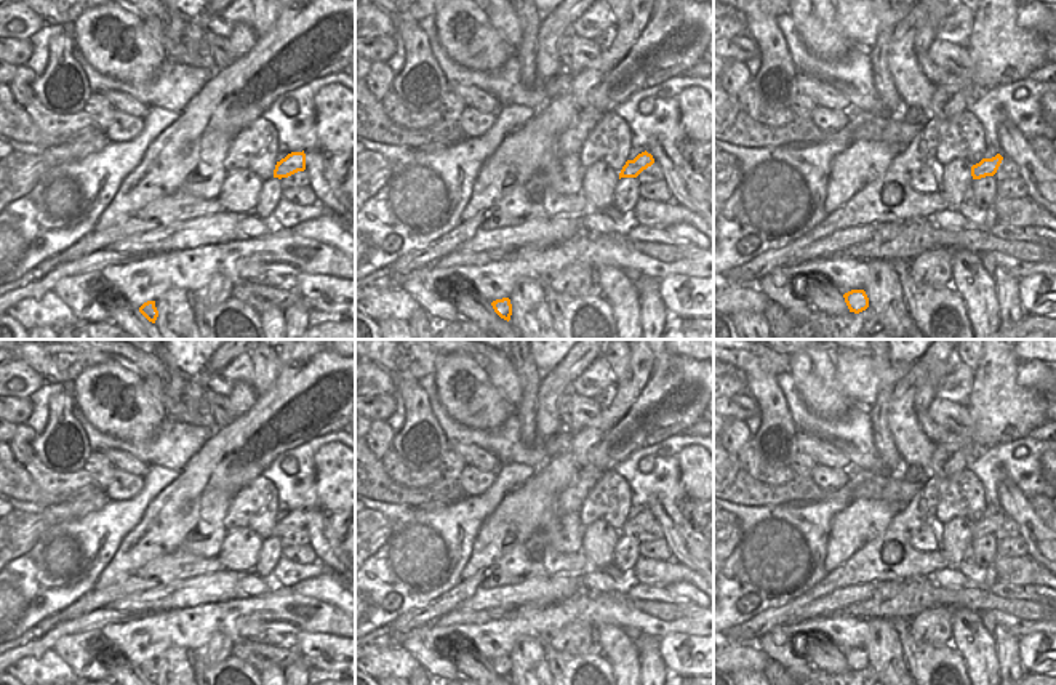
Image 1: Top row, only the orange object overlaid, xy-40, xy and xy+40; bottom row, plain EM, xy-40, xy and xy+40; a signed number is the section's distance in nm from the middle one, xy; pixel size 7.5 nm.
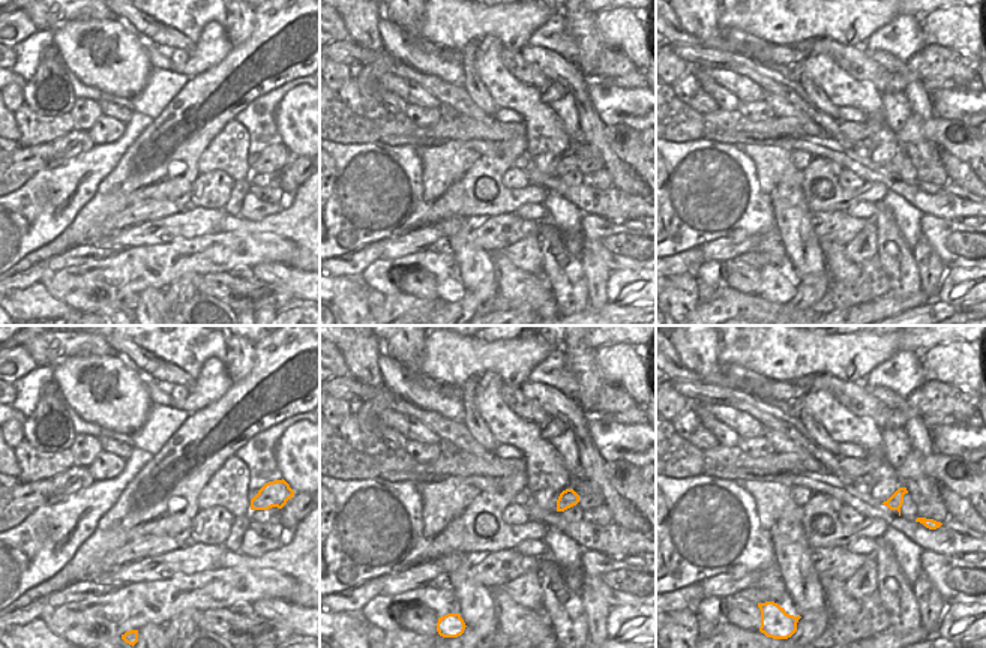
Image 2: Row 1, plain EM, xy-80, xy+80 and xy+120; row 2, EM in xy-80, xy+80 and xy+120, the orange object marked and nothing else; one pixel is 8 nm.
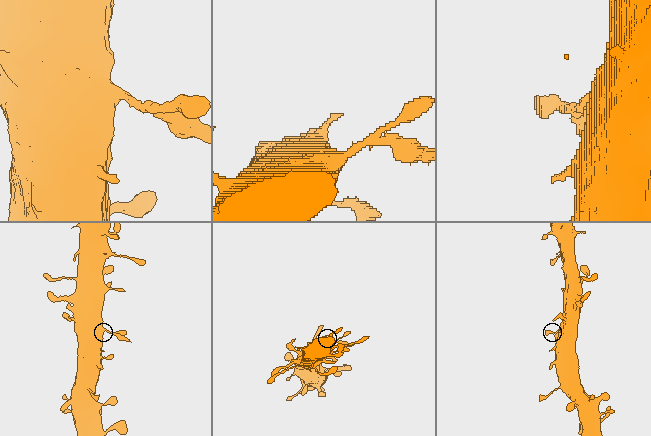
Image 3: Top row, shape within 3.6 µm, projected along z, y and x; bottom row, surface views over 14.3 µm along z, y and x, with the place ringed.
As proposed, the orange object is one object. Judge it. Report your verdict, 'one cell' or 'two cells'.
one cell

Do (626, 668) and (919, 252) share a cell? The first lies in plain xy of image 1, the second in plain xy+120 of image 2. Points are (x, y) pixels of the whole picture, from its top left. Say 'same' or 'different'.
different

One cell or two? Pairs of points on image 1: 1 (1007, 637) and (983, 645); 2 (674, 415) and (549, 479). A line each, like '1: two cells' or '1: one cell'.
1: two cells
2: one cell

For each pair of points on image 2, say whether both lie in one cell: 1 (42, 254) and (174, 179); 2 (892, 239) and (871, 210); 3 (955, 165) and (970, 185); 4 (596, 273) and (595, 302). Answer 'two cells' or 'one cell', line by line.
1: one cell
2: two cells
3: one cell
4: one cell

